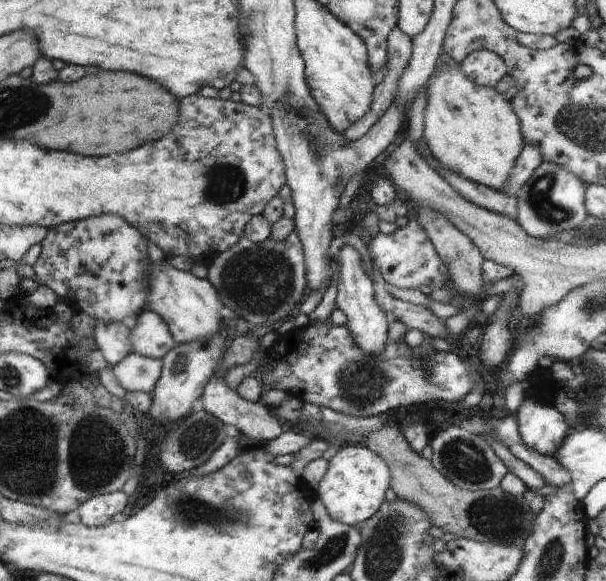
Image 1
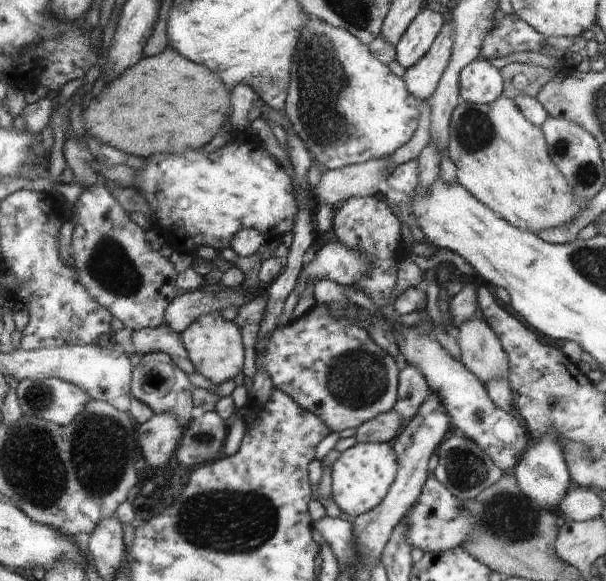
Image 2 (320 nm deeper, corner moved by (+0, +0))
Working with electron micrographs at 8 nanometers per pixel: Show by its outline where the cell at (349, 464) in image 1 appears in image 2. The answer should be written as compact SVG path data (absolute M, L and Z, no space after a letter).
M356 443L341 452L332 467L332 492L341 512L348 516L360 516L377 507L386 496L397 475L397 458L392 443Z

